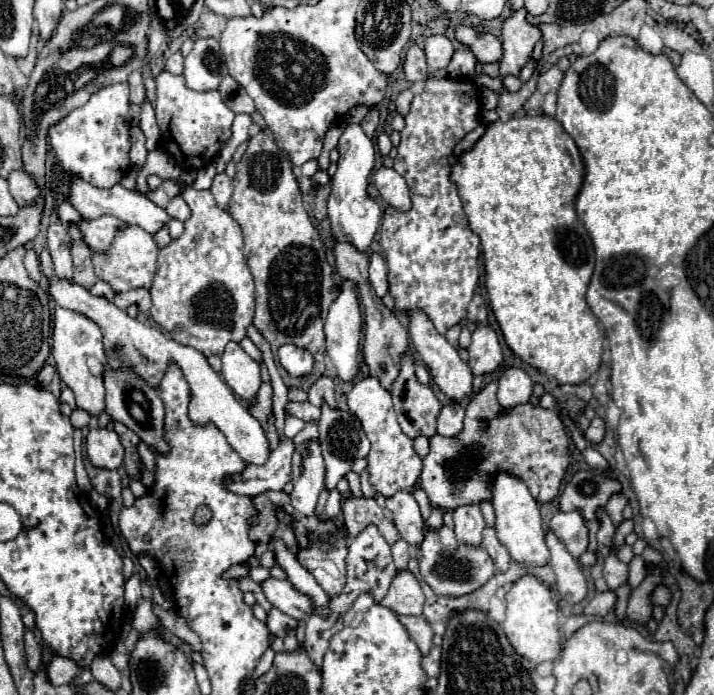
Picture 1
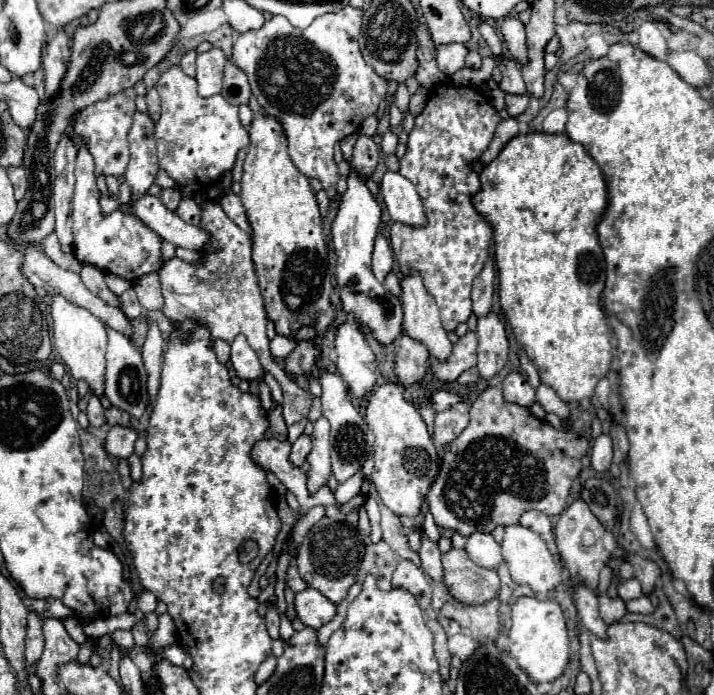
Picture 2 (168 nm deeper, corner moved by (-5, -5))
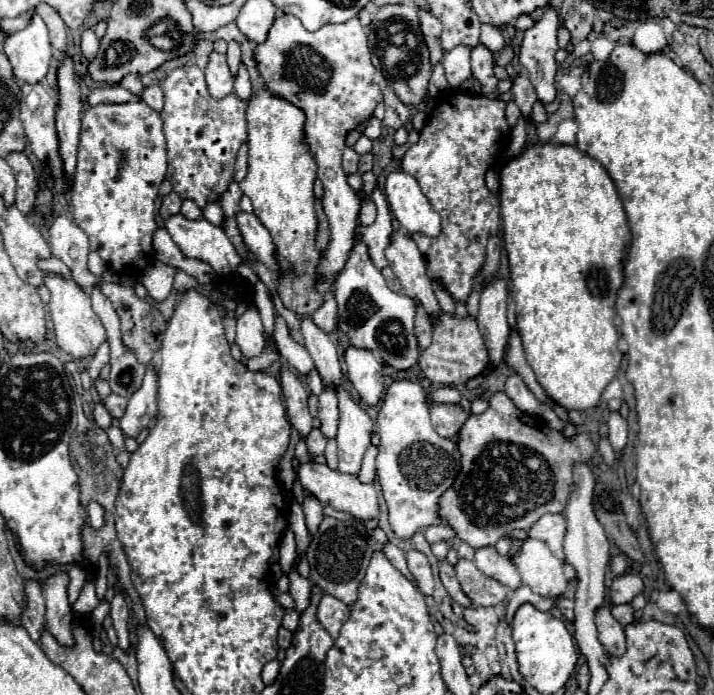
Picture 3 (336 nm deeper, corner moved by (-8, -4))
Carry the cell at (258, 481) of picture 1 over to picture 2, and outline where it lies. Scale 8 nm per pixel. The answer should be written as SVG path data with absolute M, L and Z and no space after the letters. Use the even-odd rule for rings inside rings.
M305 434L299 436L297 442L293 444L293 450L291 450L291 462L295 466L301 466L305 462L309 450L311 450L311 436L305 436Z

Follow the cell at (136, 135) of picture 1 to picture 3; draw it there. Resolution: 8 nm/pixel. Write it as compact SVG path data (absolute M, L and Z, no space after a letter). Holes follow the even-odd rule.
M144 101L122 105L96 105L84 111L76 177L70 193L70 211L74 223L88 235L90 249L96 251L112 267L112 271L124 277L136 279L152 263L152 235L158 229L154 217L154 201L158 197L158 187L164 177L166 149L162 119L158 111L148 107Z

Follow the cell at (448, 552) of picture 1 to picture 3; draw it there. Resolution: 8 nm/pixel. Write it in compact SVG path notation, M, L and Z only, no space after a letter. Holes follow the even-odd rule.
M458 559L454 565L456 577L460 581L462 591L466 597L472 601L476 607L494 607L502 603L502 599L508 595L508 587L502 585L500 581L486 577L472 561L468 559Z

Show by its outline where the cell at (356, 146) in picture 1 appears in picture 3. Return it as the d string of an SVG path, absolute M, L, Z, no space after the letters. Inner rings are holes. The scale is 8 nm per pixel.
M356 235L356 245L352 247L346 265L336 279L336 301L338 301L338 329L350 339L350 345L360 347L360 349L378 351L388 365L392 365L394 369L400 369L400 371L412 367L418 361L416 337L412 333L414 315L416 315L414 301L402 293L394 293L388 289L382 273L372 265L372 261L368 257L368 247L360 235Z

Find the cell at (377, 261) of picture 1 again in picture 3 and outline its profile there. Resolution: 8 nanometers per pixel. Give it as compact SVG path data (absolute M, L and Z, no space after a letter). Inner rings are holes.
M380 189L372 193L372 199L378 207L378 217L370 227L358 227L358 233L364 237L364 243L368 245L368 253L376 269L384 269L388 265L384 251L390 247L390 237L392 237L392 217L388 211L386 197Z

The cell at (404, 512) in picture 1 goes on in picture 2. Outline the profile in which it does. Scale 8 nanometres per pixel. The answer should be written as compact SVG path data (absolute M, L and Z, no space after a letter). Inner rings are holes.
M423 536L423 546L419 550L423 570L435 580L435 584L443 586L443 566L441 566L441 552L437 544L433 544L427 536Z

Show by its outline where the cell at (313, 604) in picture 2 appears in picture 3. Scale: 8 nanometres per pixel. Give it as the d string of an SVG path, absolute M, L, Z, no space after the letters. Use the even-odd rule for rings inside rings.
M328 593L322 595L322 599L318 603L318 621L334 639L338 637L338 631L348 615L350 615L350 607L346 603L342 603L340 599L336 599Z

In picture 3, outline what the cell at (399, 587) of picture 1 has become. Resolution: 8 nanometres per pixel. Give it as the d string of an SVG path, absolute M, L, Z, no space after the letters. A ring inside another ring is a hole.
M408 551L406 561L408 561L408 569L410 569L412 577L414 577L416 589L422 595L432 595L434 593L434 577L432 577L428 559L418 551Z

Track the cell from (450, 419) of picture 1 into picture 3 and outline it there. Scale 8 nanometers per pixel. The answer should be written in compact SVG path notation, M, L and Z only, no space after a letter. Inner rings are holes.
M430 405L430 417L436 433L444 439L454 439L468 419L468 413L460 405Z

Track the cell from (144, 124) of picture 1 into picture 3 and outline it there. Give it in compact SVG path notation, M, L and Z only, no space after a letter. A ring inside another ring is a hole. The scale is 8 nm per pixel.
M160 85L146 87L146 89L144 89L144 93L142 93L142 101L144 101L144 103L148 103L152 109L162 111L162 107L164 107L164 95L162 95Z

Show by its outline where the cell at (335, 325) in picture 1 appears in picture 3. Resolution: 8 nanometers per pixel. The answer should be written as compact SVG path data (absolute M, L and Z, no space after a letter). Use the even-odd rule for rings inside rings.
M348 345L344 351L344 361L348 379L352 387L360 393L360 401L364 405L376 405L382 397L384 373L382 363L376 359L374 351Z

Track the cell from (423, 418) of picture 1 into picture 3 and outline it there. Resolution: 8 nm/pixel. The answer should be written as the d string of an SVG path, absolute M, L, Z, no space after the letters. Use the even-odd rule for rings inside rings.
M416 305L416 327L414 327L414 333L416 333L416 339L418 339L418 349L420 351L428 349L430 339L432 339L432 323L430 323L430 319L426 317L426 313L424 313L424 309L420 305Z

